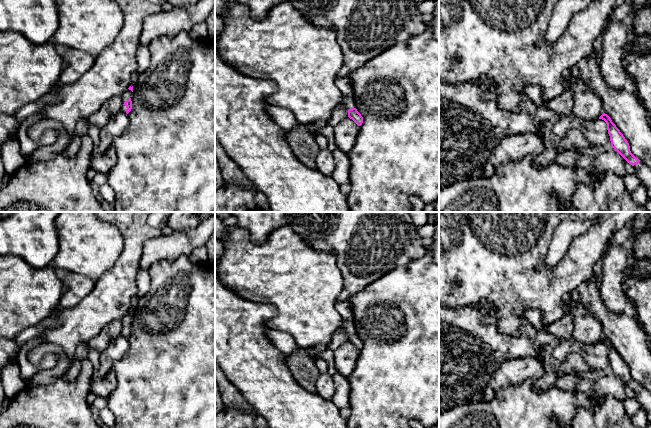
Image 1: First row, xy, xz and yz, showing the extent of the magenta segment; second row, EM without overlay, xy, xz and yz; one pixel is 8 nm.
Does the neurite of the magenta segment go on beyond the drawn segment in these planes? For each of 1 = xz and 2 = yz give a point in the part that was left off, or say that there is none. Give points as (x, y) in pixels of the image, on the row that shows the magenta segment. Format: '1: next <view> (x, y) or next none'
1: next xz (343, 84)
2: next yz (643, 170)

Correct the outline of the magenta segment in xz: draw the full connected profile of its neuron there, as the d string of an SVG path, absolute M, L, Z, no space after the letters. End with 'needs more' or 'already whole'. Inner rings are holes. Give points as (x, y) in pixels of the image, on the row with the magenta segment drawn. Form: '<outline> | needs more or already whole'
M337 76L335 84L343 96L344 105L348 109L348 117L358 126L361 126L363 123L363 117L355 108L354 93L350 78L348 76L343 78Z | needs more

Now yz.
M603 113L599 119L604 120L607 124L611 147L637 169L640 184L645 186L647 196L651 198L651 168L631 153L628 141L607 114Z | needs more

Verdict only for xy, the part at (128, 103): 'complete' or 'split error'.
split error

